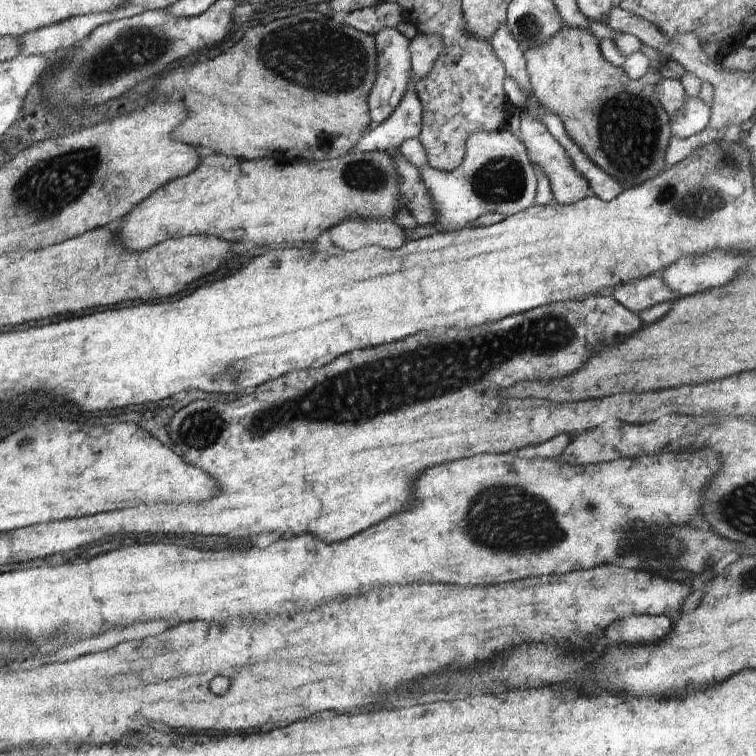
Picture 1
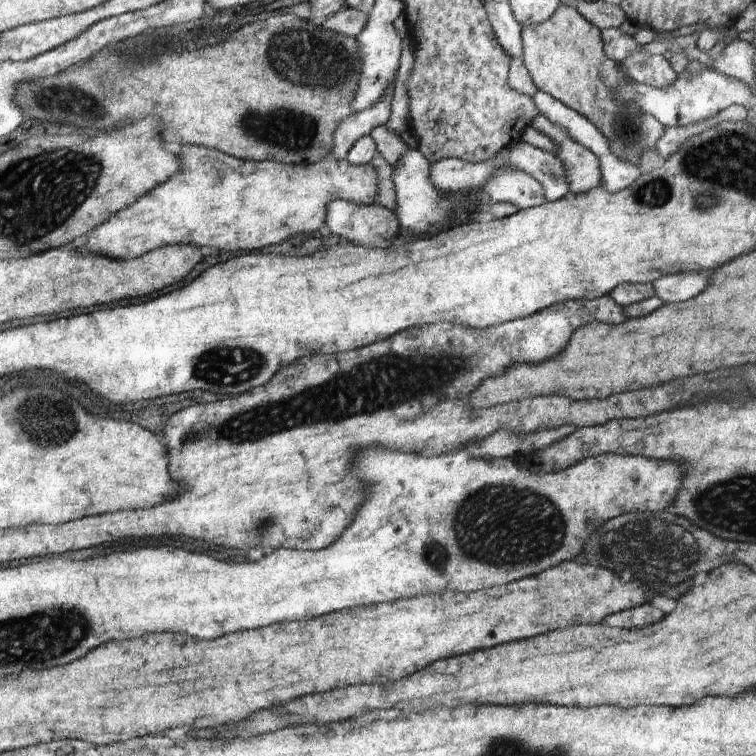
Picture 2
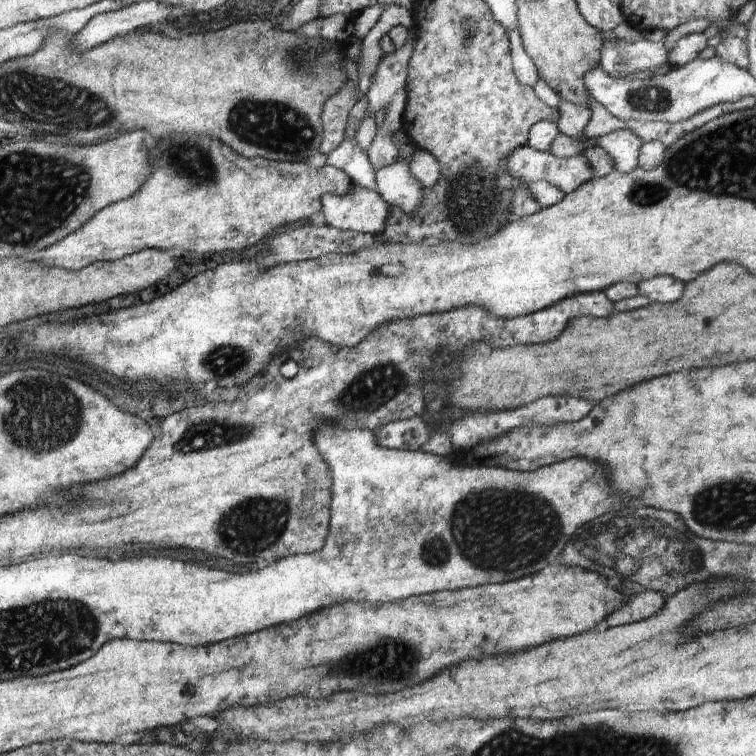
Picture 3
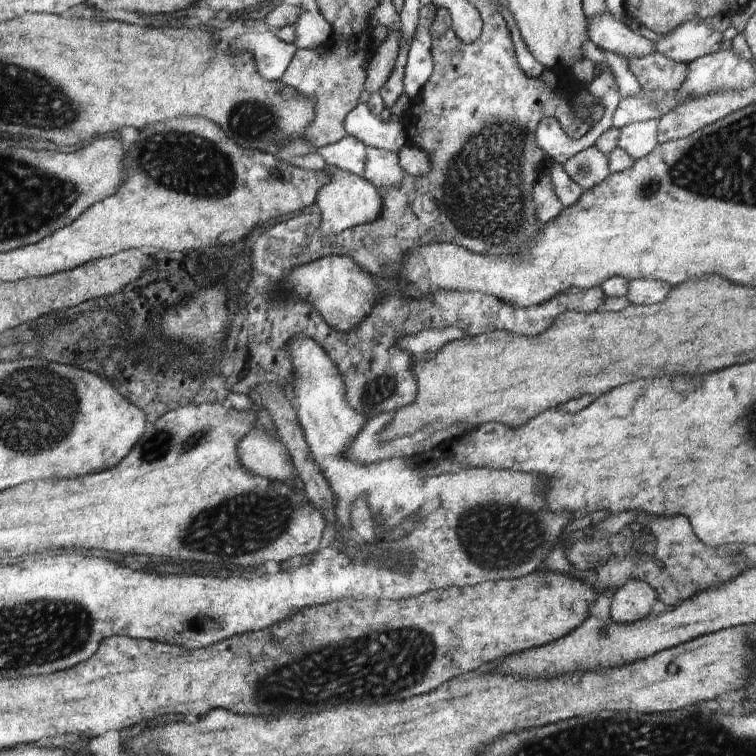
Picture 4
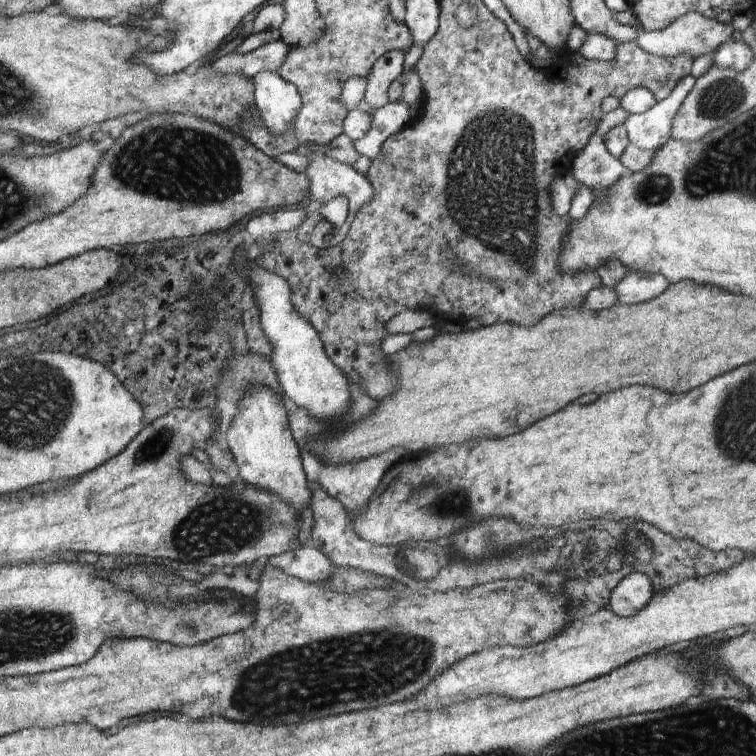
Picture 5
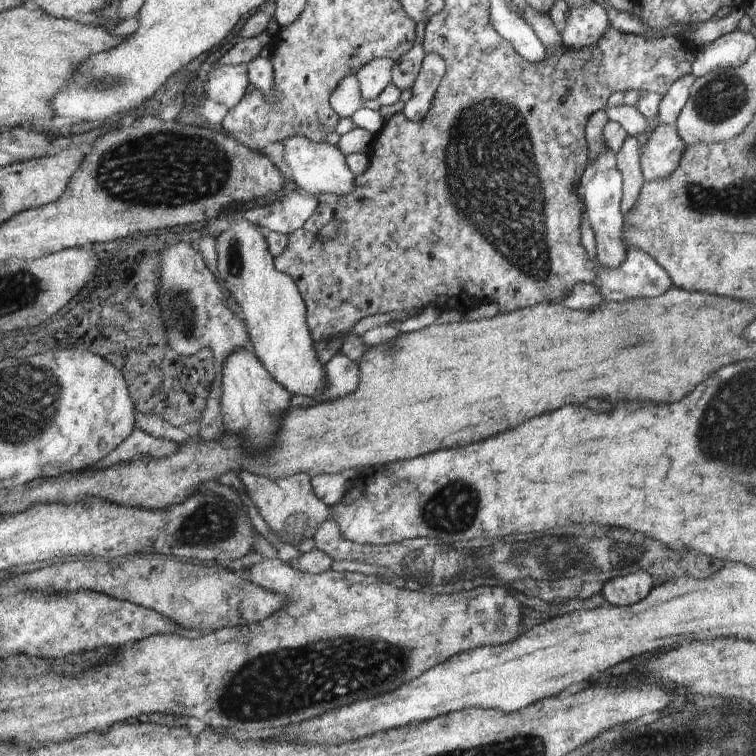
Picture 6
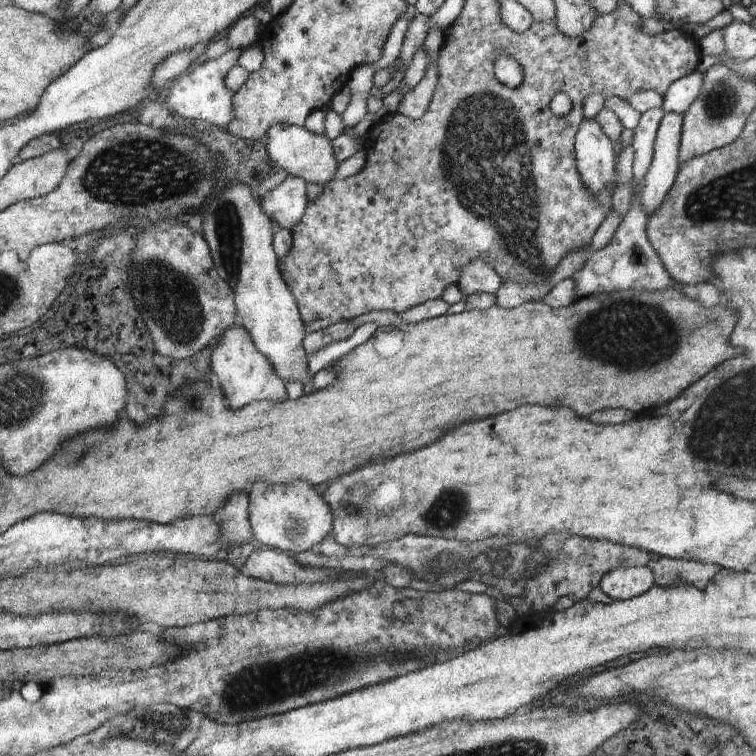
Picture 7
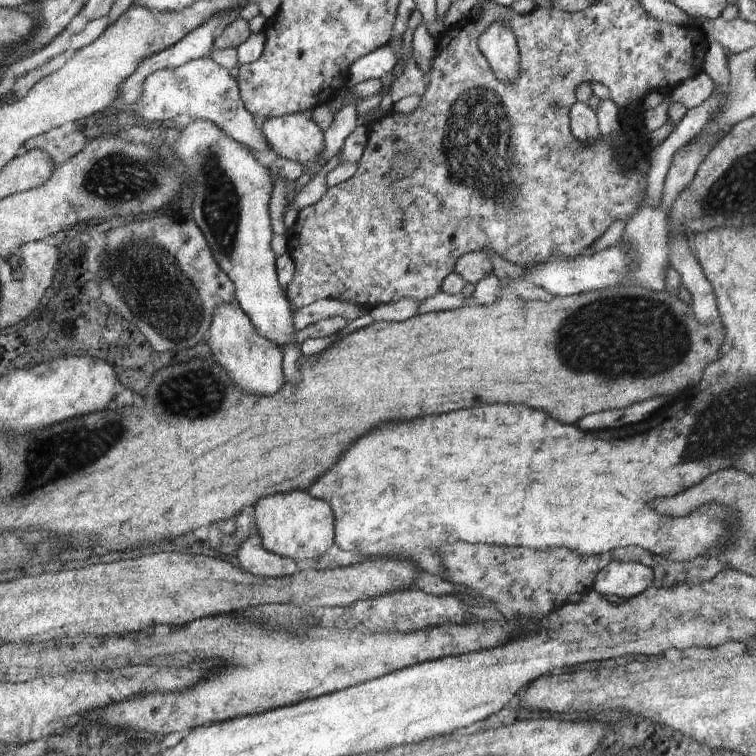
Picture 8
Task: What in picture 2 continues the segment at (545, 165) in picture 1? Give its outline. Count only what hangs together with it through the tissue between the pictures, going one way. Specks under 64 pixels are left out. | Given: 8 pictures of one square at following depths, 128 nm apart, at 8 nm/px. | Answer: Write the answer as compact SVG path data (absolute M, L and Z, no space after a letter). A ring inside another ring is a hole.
M536 116L528 124L528 130L531 128L556 142L558 148L556 152L552 152L552 156L556 156L566 168L568 190L570 190L568 194L578 196L600 185L600 160L590 152L589 148L574 142L562 128L556 128L545 116Z

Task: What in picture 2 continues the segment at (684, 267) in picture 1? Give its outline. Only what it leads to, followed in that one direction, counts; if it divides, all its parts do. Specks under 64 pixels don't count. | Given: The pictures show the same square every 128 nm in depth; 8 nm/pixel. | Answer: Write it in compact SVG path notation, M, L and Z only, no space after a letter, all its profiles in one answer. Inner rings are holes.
M670 274L654 280L652 288L664 302L682 302L700 294L702 288L706 288L706 282L708 280L702 274Z

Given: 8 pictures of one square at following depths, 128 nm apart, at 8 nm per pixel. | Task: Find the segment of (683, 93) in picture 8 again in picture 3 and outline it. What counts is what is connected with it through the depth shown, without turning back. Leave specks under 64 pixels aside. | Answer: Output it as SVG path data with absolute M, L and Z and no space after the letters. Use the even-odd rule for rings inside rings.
M616 129L604 136L593 138L596 146L608 152L614 164L614 172L628 174L638 168L638 154L642 148L642 140L628 129Z

